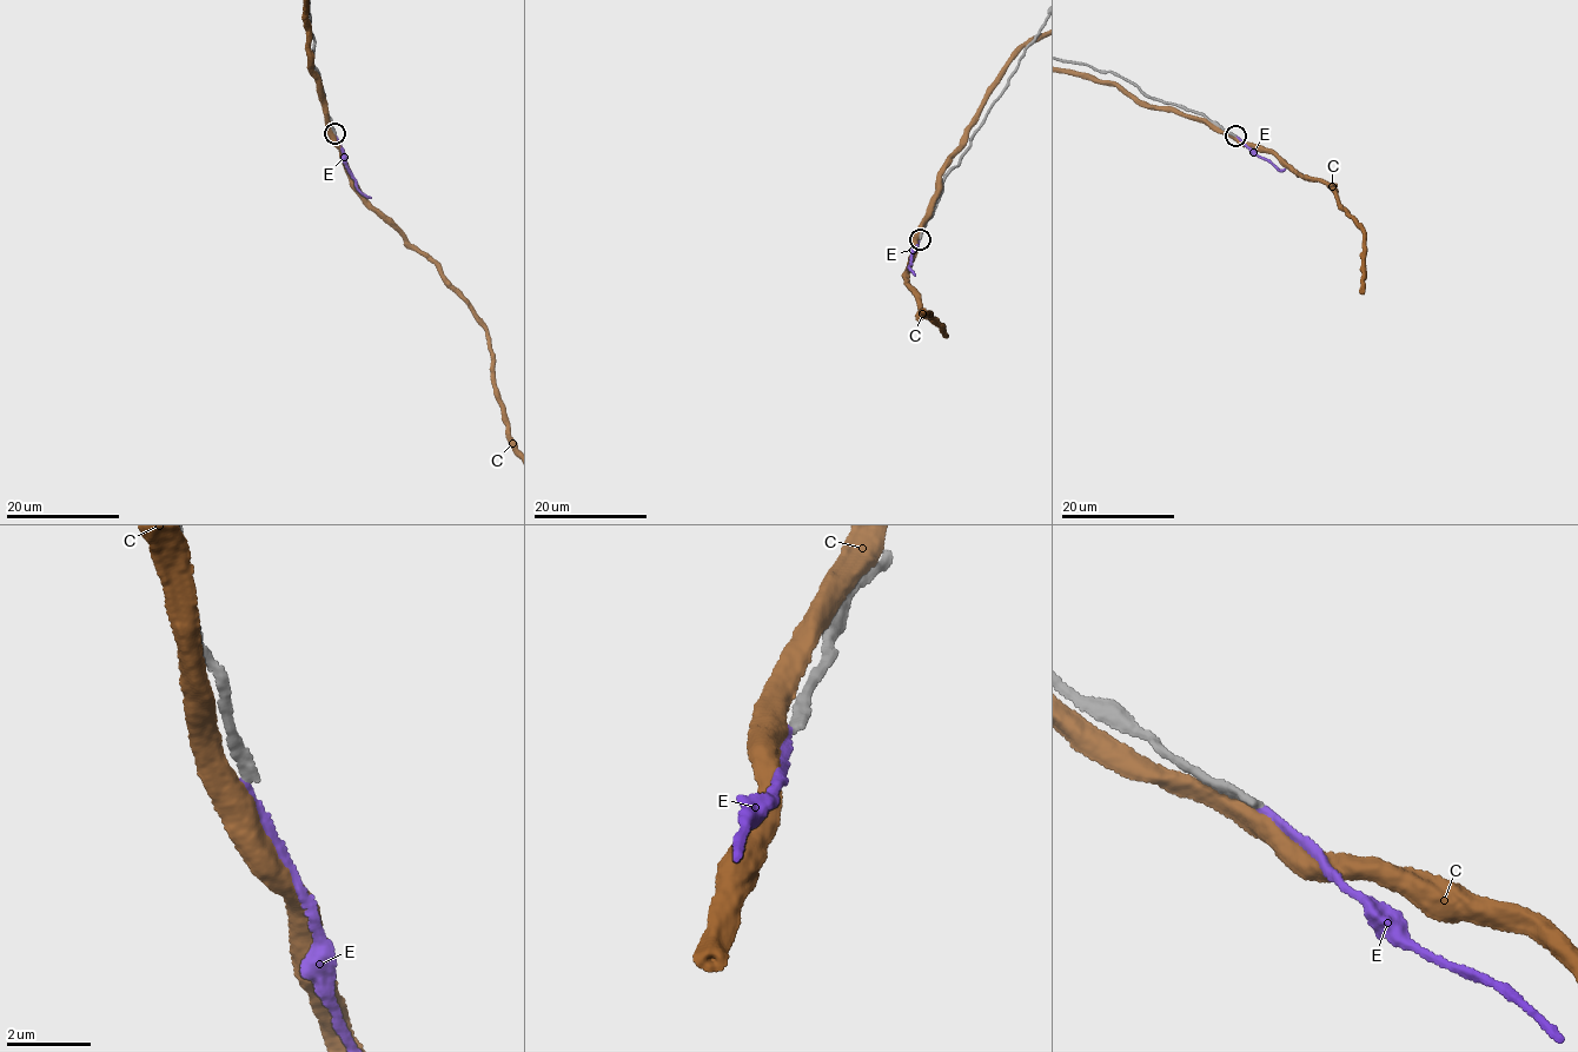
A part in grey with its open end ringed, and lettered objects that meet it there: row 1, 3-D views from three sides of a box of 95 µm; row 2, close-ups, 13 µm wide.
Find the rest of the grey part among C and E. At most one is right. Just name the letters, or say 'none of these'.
none of these

